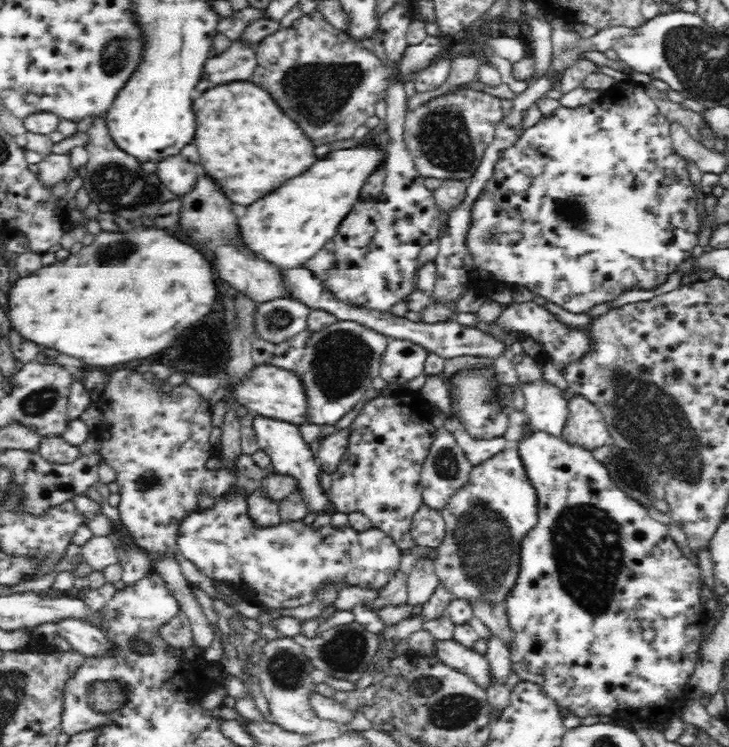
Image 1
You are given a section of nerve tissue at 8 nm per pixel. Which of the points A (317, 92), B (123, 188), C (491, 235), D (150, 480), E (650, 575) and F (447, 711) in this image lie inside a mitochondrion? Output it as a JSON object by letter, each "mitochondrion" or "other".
{"A":"mitochondrion","B":"mitochondrion","C":"mitochondrion","D":"mitochondrion","E":"other","F":"mitochondrion"}

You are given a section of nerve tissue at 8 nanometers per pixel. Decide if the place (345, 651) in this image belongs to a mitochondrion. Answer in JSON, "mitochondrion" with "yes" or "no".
{"mitochondrion":"yes"}

